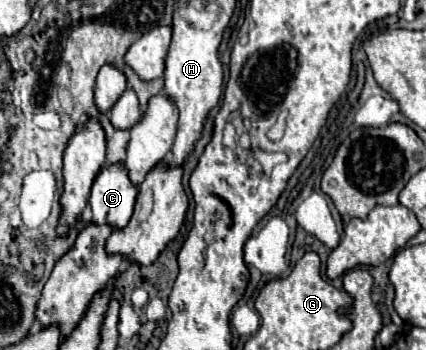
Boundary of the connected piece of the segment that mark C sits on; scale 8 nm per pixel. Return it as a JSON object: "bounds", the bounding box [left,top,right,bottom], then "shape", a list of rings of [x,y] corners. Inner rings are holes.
{"bounds":[90,163,138,227],"shape":[[[112,163],[100,169],[94,179],[90,207],[94,223],[110,223],[114,227],[130,221],[138,197],[138,187],[130,181],[124,163]]]}

